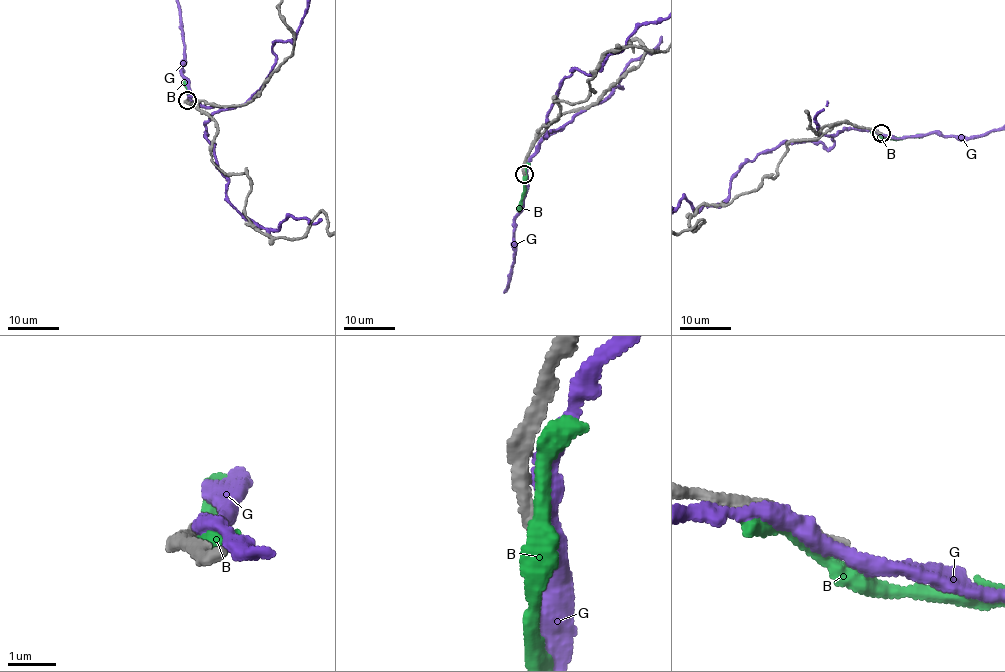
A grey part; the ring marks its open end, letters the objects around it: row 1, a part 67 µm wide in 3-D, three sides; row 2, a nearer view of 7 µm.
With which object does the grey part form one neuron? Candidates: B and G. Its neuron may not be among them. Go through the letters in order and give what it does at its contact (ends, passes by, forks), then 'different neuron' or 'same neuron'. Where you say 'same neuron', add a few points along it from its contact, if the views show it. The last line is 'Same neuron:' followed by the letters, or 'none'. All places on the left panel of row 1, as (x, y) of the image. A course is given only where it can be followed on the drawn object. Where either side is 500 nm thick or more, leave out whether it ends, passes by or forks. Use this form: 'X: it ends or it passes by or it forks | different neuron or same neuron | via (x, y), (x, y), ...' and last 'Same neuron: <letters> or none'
B: it passes by | different neuron
G: it passes by | different neuron
Same neuron: none

